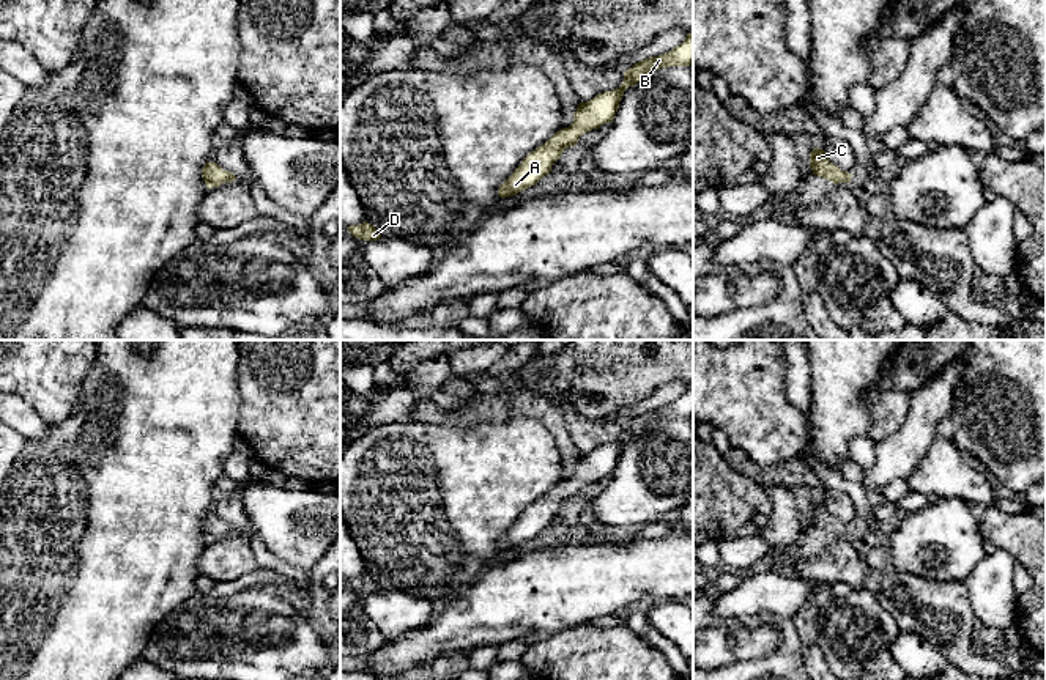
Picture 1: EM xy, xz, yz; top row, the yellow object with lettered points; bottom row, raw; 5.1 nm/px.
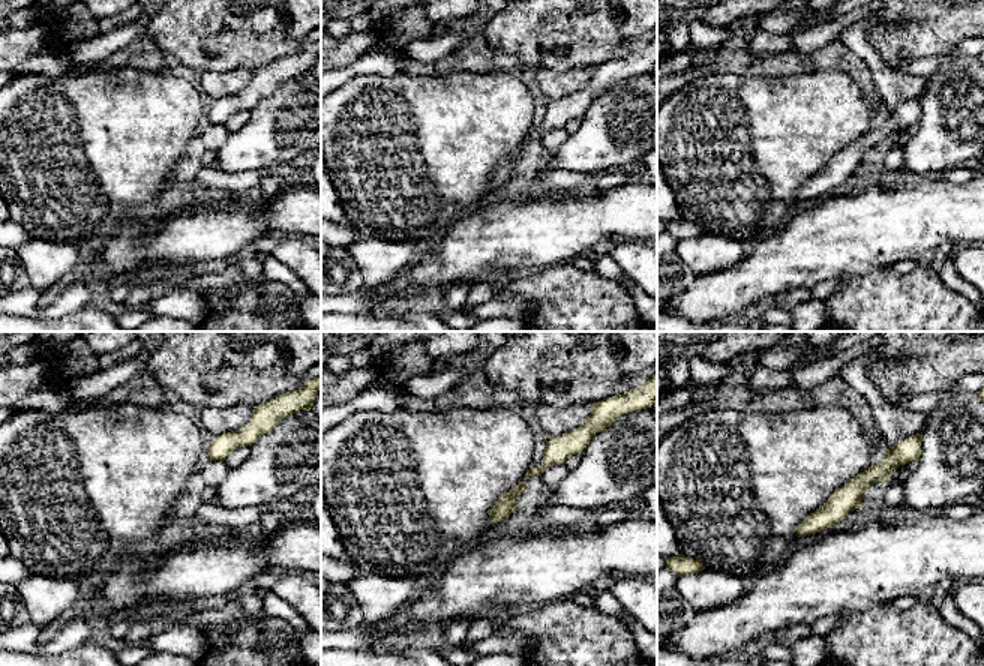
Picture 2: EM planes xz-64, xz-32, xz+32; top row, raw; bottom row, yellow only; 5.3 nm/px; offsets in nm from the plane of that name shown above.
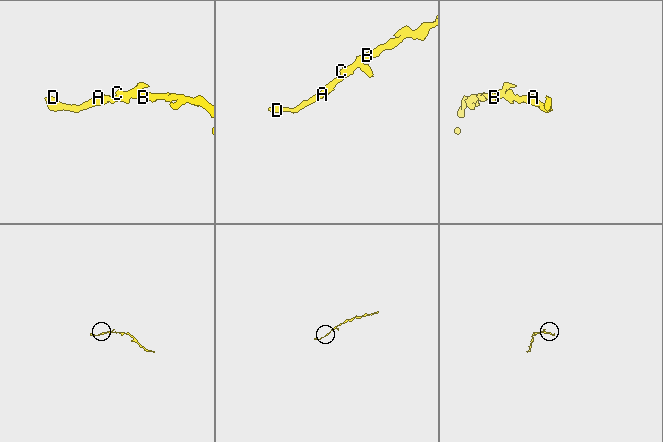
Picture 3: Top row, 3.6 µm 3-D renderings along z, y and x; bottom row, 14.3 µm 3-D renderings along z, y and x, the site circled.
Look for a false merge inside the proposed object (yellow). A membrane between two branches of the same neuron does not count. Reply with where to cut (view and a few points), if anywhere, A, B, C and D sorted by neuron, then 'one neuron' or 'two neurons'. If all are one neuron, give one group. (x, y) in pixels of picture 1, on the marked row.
cut none; groups A B C D; one neuron

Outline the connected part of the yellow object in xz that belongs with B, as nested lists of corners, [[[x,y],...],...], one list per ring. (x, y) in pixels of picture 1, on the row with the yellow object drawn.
[[[688,33],[682,44],[673,50],[641,60],[624,72],[619,88],[603,91],[588,102],[580,102],[573,113],[573,123],[558,131],[550,140],[531,151],[515,172],[499,186],[501,198],[512,197],[551,172],[551,165],[561,157],[566,148],[575,146],[588,131],[613,123],[624,91],[641,82],[647,72],[668,66],[690,66],[693,63],[693,33]]]

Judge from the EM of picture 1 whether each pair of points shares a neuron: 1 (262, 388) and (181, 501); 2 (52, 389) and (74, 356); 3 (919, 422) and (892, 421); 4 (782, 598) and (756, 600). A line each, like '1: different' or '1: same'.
1: different
2: same
3: different
4: same

